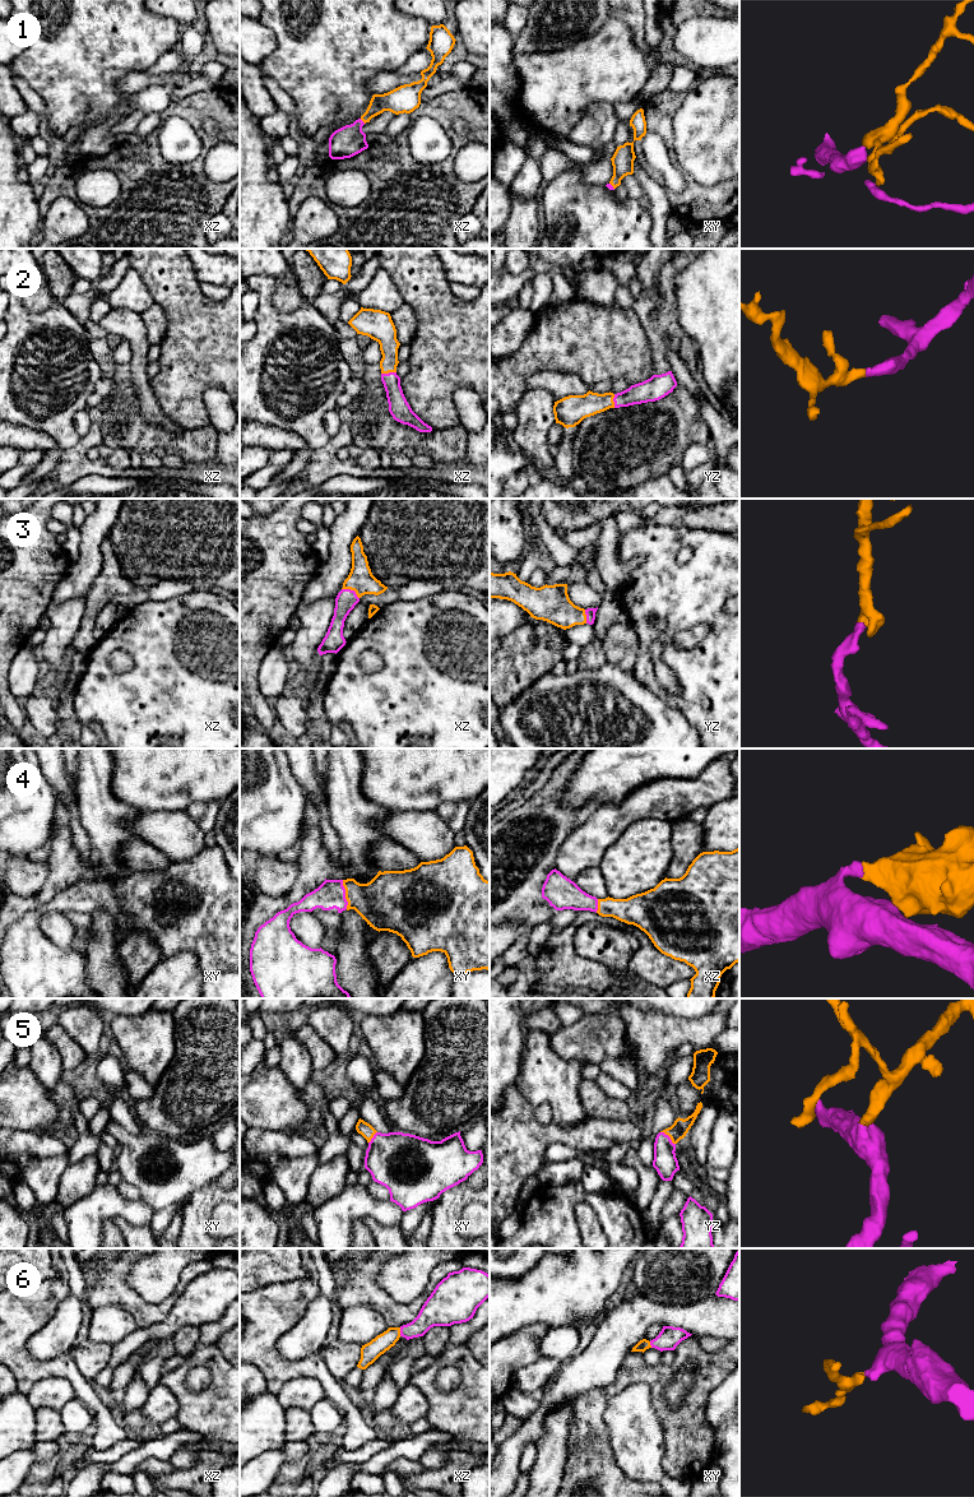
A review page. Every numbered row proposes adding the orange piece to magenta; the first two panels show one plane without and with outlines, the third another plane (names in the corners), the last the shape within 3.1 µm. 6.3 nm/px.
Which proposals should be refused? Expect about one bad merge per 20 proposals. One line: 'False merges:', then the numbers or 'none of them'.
False merges: none of them

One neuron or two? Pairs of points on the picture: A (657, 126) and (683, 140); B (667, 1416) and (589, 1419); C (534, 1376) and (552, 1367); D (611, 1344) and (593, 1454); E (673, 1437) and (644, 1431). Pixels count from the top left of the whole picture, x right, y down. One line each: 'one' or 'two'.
A: two
B: one
C: one
D: two
E: two

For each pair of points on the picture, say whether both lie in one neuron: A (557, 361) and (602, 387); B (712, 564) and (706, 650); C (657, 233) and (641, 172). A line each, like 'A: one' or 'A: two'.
A: two
B: one
C: one

